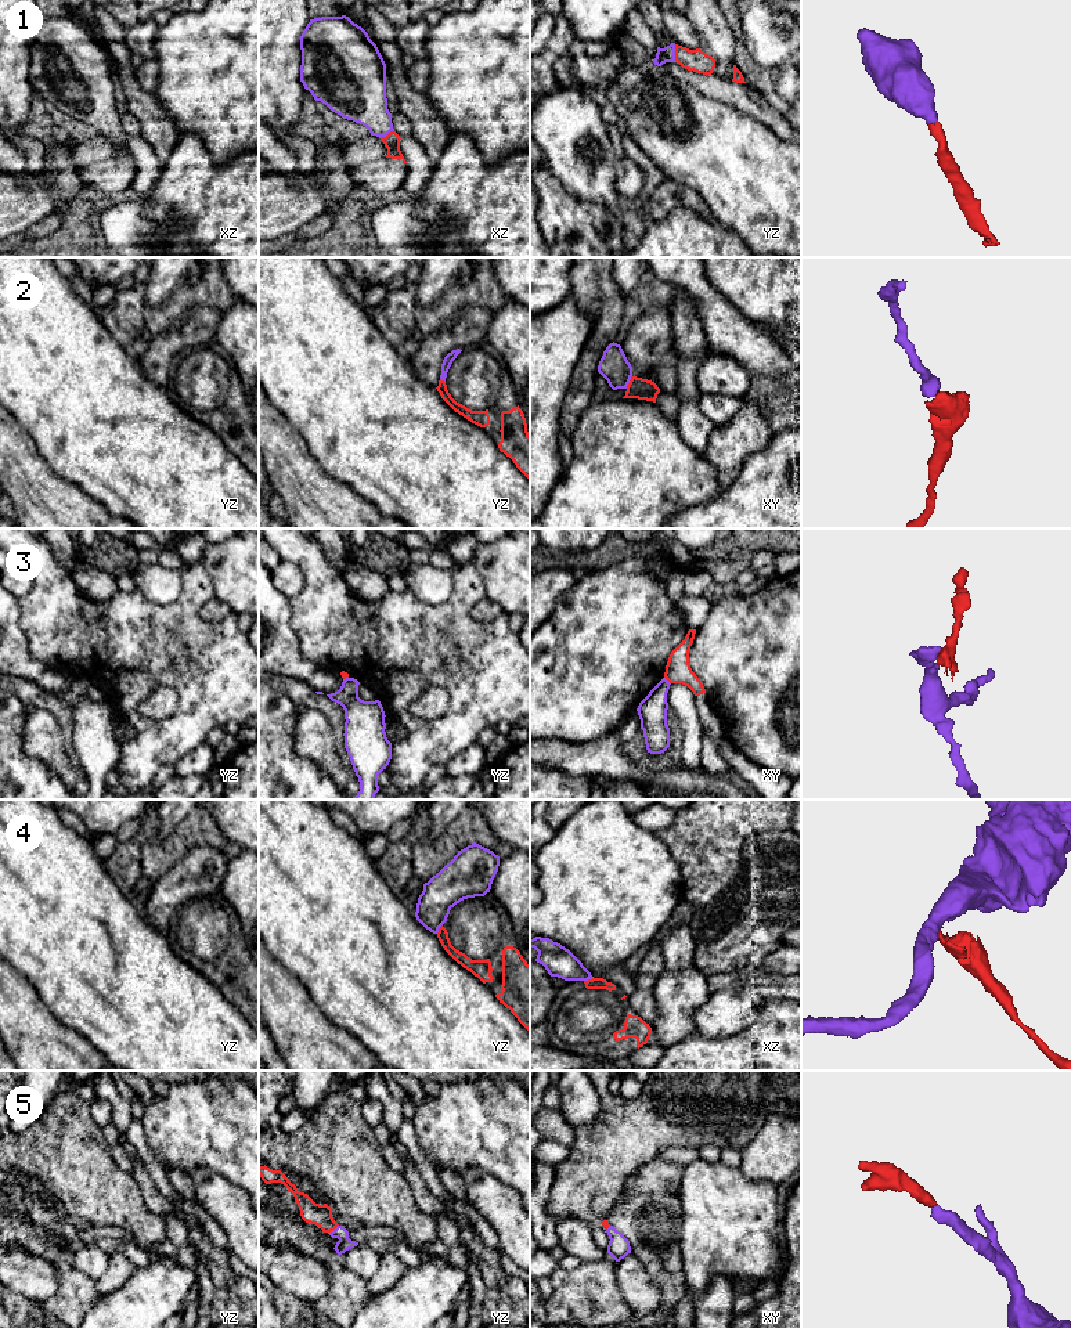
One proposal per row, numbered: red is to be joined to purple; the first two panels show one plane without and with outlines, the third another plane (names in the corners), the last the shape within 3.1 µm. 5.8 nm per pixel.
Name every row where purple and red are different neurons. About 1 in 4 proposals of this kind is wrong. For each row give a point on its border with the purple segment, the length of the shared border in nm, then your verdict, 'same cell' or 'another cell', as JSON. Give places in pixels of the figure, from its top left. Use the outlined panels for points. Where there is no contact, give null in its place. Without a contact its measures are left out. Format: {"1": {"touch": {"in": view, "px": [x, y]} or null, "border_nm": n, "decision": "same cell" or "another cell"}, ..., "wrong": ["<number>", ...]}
{"1": {"touch": {"in": "yz", "px": [674, 53]}, "border_nm": 110, "decision": "same cell"}, "2": {"touch": {"in": "xy", "px": [628, 382]}, "border_nm": 90, "decision": "same cell"}, "3": {"touch": {"in": "xy", "px": [667, 681]}, "border_nm": 60, "decision": "another cell"}, "4": {"touch": {"in": "xz", "px": [588, 978]}, "border_nm": 60, "decision": "another cell"}, "5": {"touch": {"in": "yz", "px": [334, 1230]}, "border_nm": 80, "decision": "same cell"}, "wrong": ["3", "4"]}

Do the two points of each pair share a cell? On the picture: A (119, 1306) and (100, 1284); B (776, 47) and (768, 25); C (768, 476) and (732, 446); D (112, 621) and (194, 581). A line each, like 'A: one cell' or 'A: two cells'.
A: two cells
B: one cell
C: two cells
D: one cell

